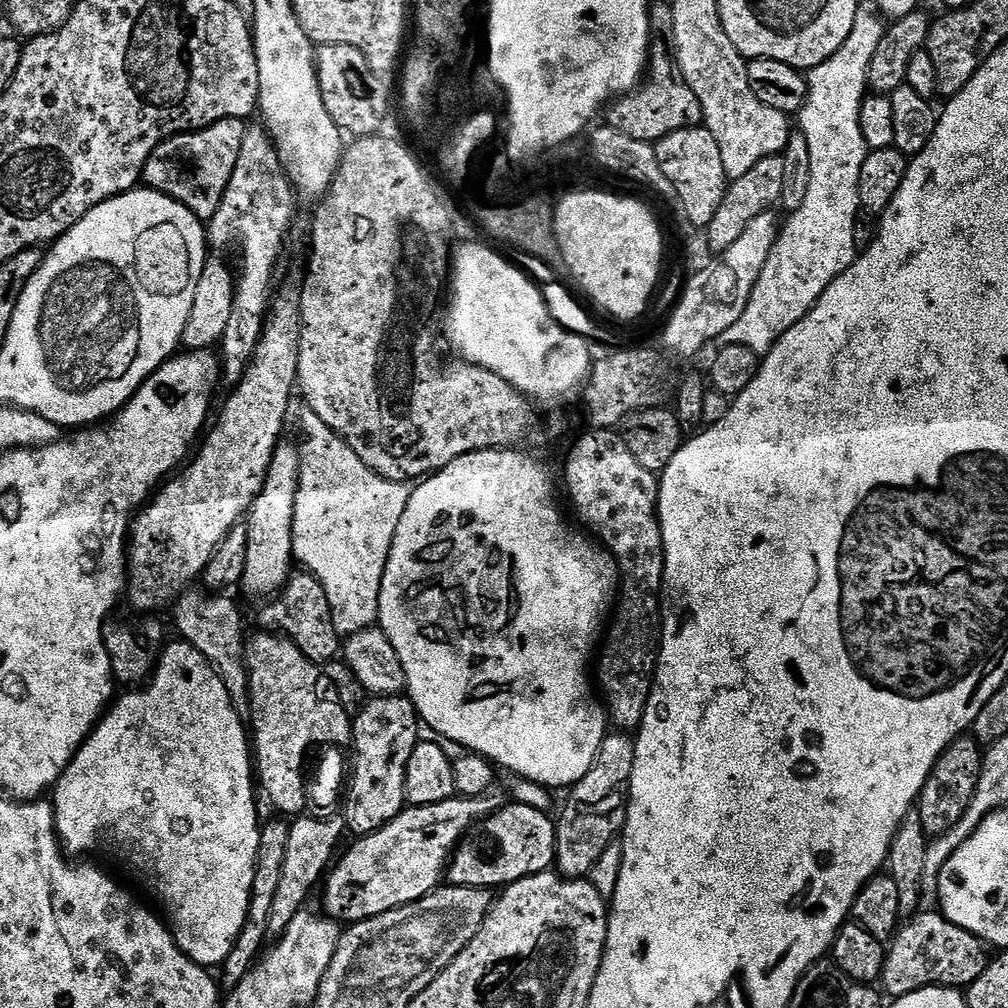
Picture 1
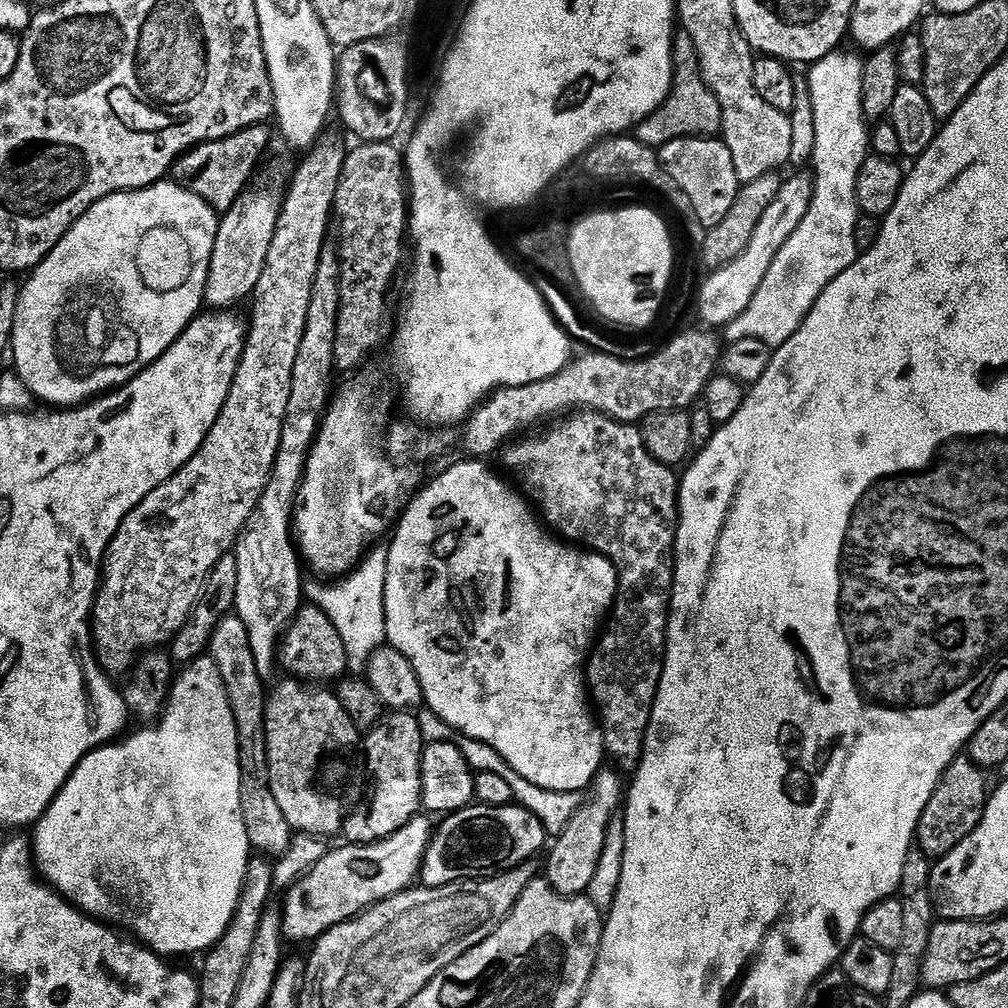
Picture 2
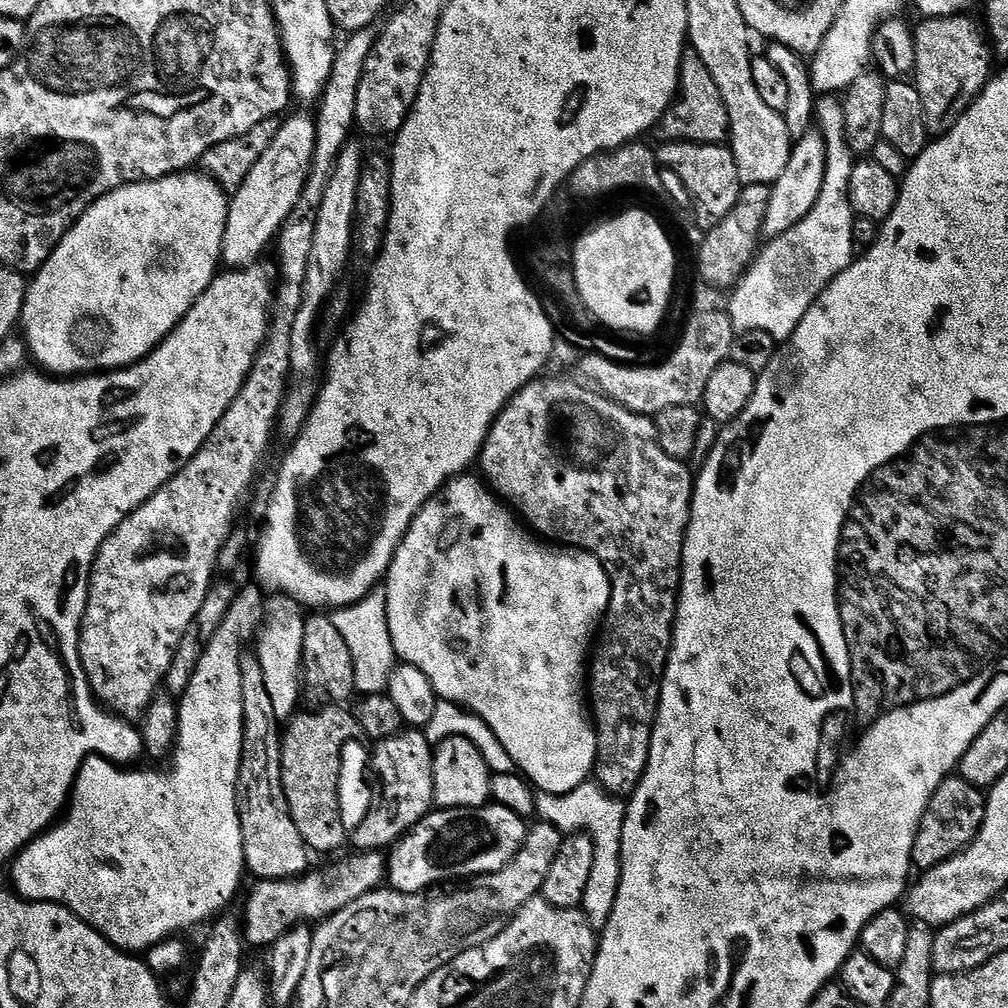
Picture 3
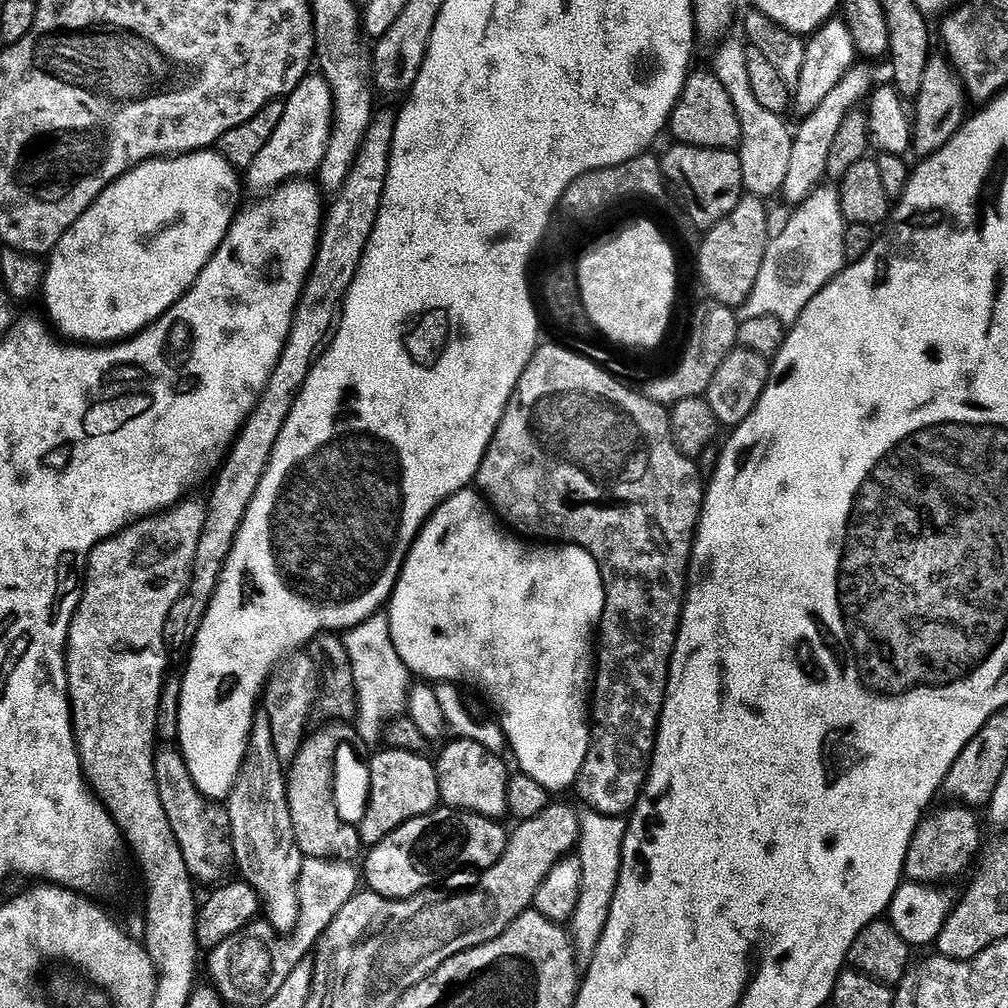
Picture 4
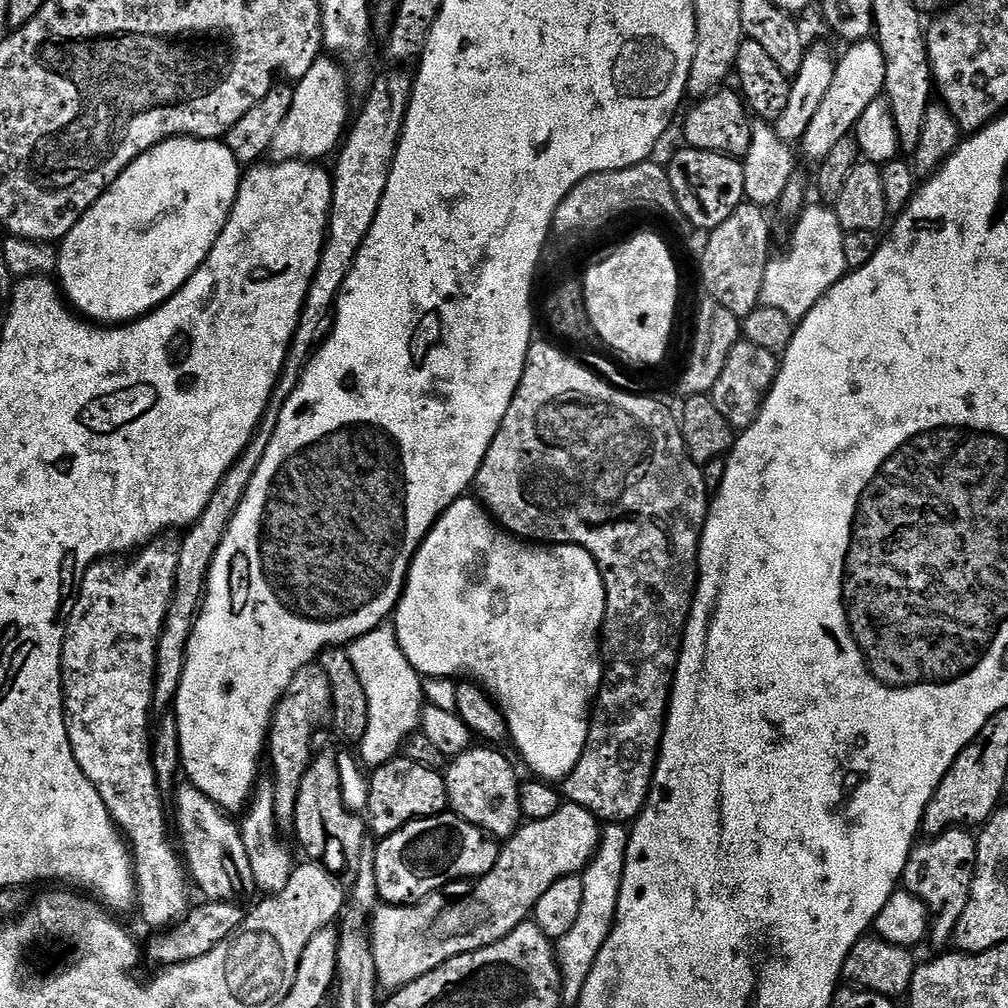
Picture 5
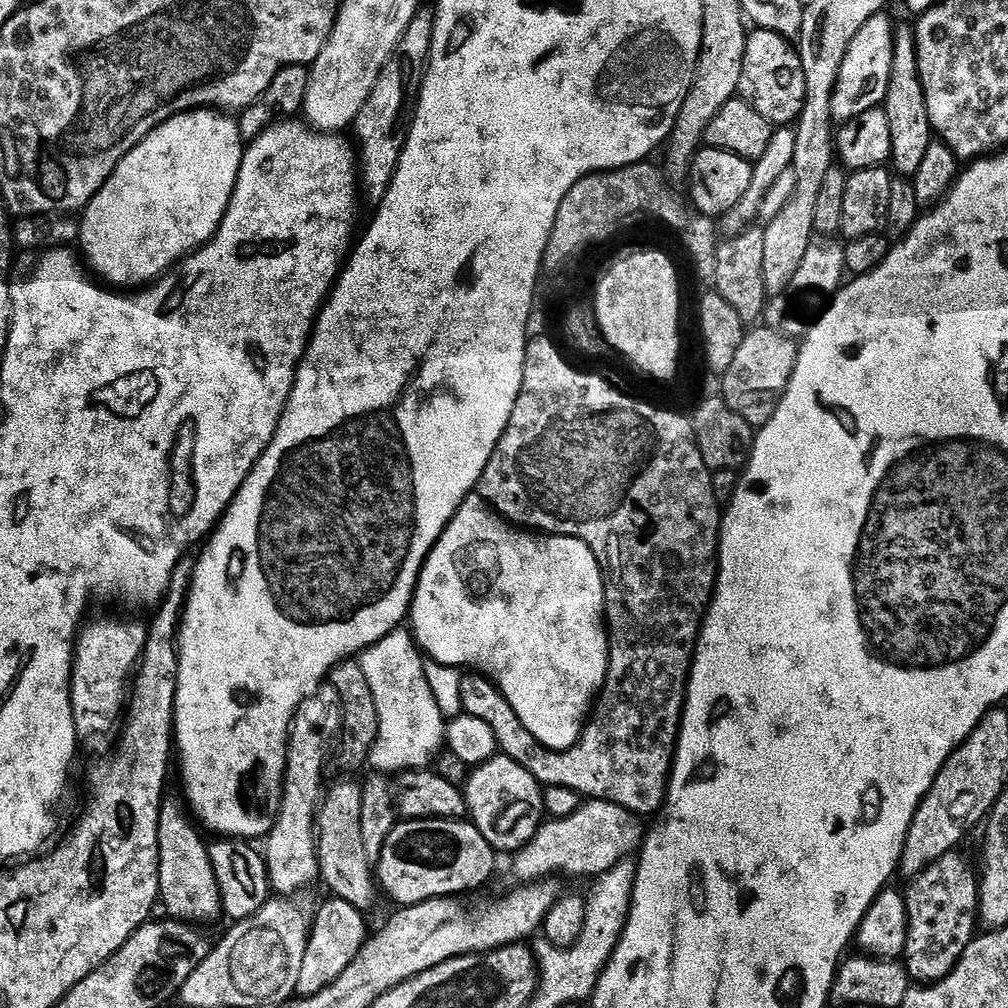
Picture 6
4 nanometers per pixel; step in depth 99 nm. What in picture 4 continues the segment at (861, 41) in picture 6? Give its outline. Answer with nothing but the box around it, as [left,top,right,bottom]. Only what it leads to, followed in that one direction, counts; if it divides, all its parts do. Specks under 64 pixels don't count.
[782,63,874,206]

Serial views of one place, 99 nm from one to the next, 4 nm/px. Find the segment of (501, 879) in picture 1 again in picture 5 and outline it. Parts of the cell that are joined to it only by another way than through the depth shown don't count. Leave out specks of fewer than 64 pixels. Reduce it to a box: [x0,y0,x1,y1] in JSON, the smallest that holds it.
[375,810,501,906]

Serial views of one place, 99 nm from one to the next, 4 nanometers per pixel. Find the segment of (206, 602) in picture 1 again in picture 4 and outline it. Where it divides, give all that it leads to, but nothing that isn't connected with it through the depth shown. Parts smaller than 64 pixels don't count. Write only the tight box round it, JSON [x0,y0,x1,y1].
[226,707,305,935]

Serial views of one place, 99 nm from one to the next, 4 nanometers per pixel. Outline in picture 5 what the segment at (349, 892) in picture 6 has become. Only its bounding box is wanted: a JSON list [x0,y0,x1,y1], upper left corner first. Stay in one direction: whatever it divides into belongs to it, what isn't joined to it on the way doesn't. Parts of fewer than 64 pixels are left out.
[294,752,366,873]

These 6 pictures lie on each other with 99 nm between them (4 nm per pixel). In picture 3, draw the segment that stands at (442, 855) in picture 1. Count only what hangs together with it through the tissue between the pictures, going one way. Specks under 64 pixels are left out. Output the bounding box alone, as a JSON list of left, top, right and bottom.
[247,852,386,946]

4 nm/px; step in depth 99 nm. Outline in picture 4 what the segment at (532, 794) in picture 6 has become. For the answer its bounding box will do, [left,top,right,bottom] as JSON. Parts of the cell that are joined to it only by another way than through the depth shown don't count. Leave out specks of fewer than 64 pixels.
[435,738,510,818]

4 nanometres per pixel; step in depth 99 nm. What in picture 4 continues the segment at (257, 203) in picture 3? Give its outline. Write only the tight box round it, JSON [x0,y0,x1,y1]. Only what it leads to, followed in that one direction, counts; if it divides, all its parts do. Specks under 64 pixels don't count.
[246,74,332,193]

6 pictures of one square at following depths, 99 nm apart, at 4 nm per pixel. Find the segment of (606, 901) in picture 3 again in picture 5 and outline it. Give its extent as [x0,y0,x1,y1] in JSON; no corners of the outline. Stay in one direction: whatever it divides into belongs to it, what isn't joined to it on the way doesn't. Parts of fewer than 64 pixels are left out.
[558,823,629,1005]

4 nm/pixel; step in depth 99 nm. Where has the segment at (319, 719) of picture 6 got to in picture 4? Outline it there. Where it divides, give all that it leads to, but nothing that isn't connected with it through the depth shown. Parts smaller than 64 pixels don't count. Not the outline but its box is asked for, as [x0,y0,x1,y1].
[262,650,320,765]

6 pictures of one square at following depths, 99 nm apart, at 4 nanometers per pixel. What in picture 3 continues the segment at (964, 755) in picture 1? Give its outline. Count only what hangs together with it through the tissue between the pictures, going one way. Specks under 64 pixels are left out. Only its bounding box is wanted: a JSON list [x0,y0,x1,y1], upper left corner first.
[912,774,986,870]

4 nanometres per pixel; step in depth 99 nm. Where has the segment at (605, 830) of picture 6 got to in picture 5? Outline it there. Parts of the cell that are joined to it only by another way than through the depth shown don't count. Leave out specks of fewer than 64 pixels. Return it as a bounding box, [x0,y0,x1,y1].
[370,803,601,993]

